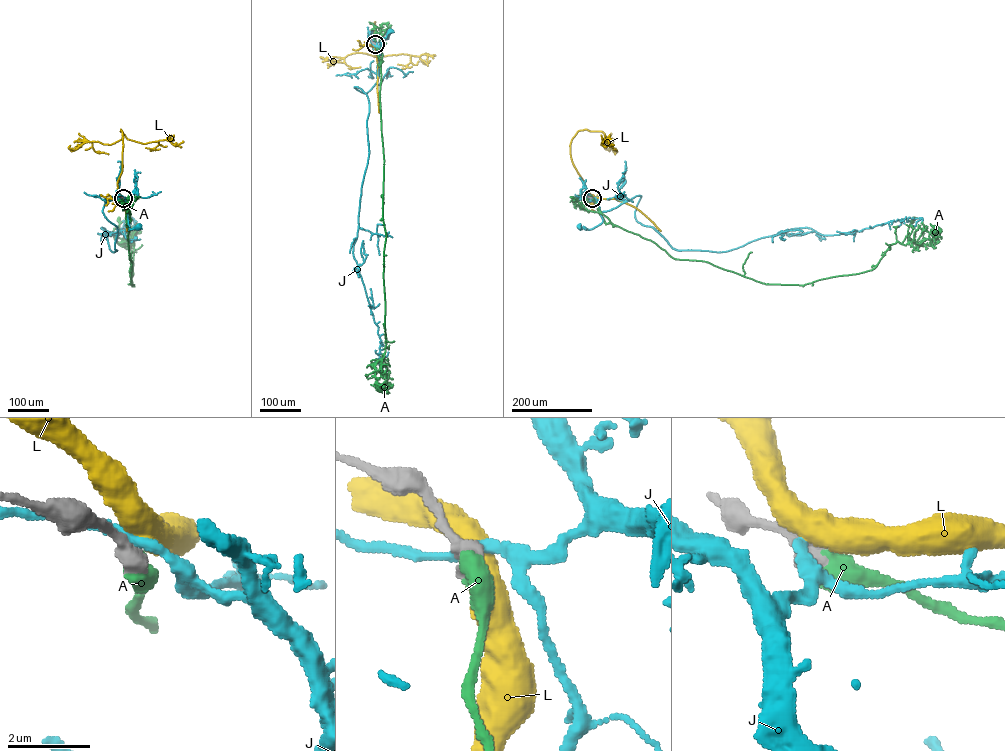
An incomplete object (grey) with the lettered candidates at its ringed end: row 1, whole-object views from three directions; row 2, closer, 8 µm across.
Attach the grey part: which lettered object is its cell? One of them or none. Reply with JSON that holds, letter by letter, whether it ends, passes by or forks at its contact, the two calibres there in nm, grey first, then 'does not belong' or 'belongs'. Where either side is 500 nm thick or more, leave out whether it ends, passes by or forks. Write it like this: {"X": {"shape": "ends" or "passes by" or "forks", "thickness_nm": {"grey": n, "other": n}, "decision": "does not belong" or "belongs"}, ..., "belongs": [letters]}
{"A": {"thickness_nm": {"grey": 550, "other": 600}, "decision": "belongs"}, "J": {"thickness_nm": {"grey": 550, "other": 240}, "decision": "does not belong"}, "L": {"thickness_nm": {"grey": 550, "other": 550}, "decision": "does not belong"}, "belongs": ["A"]}

